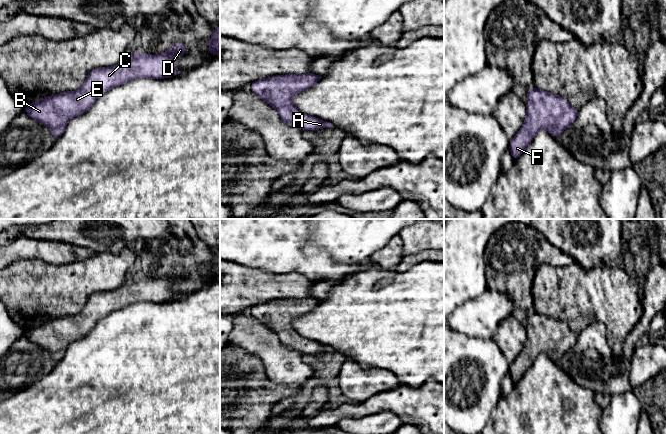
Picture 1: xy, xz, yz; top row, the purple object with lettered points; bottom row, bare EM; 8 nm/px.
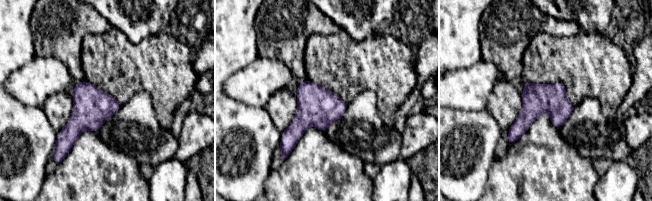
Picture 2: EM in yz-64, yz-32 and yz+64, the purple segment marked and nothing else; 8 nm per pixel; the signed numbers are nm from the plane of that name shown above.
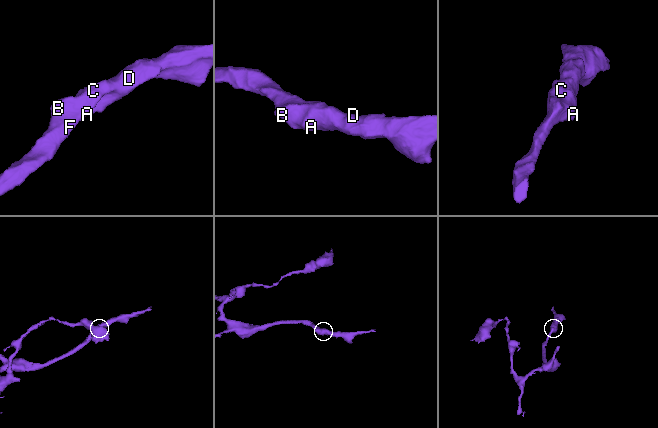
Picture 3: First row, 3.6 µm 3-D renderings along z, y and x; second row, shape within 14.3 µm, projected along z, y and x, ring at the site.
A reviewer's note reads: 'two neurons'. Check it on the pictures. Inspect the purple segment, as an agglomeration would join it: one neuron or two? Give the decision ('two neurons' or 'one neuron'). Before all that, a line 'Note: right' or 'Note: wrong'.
Note: wrong
one neuron

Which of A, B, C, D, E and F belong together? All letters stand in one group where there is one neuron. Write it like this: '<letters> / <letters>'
A B C D E F

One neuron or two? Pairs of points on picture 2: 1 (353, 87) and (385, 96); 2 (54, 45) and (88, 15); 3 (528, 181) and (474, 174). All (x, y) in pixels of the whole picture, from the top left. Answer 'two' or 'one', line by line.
1: one
2: one
3: two

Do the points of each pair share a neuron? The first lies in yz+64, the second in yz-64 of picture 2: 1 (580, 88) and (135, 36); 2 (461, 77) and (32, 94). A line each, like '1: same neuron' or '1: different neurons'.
1: different neurons
2: same neuron

